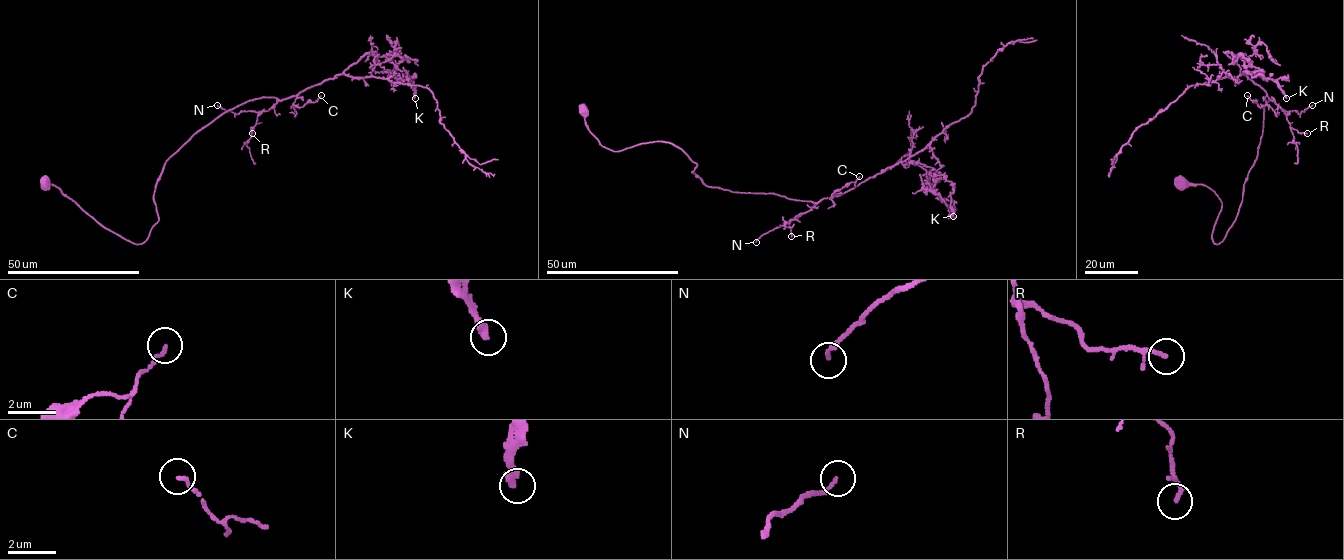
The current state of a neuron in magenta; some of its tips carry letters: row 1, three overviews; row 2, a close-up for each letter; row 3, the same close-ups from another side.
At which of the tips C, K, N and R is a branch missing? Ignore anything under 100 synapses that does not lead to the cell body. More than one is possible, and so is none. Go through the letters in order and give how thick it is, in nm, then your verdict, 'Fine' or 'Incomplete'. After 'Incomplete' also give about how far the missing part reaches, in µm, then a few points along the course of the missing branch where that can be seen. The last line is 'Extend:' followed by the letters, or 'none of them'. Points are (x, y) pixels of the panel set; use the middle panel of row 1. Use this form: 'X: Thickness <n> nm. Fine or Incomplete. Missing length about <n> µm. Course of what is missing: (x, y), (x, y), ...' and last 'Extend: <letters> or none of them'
C: Thickness 130 nm. Fine
K: Thickness 360 nm. Fine
N: Thickness 160 nm. Fine
R: Thickness 130 nm. Fine
Extend: none of them

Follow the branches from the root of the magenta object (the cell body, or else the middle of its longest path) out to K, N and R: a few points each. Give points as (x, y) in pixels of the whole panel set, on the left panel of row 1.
K: (44, 182), (140, 244), (158, 220), (165, 162), (226, 111), (296, 96), (369, 52), (415, 75), (415, 98)
N: (44, 182), (142, 243), (158, 220), (153, 194), (165, 162), (226, 111), (277, 99), (260, 112), (217, 105)
R: (44, 182), (140, 244), (158, 220), (153, 194), (165, 162), (226, 111), (275, 97), (252, 133)

